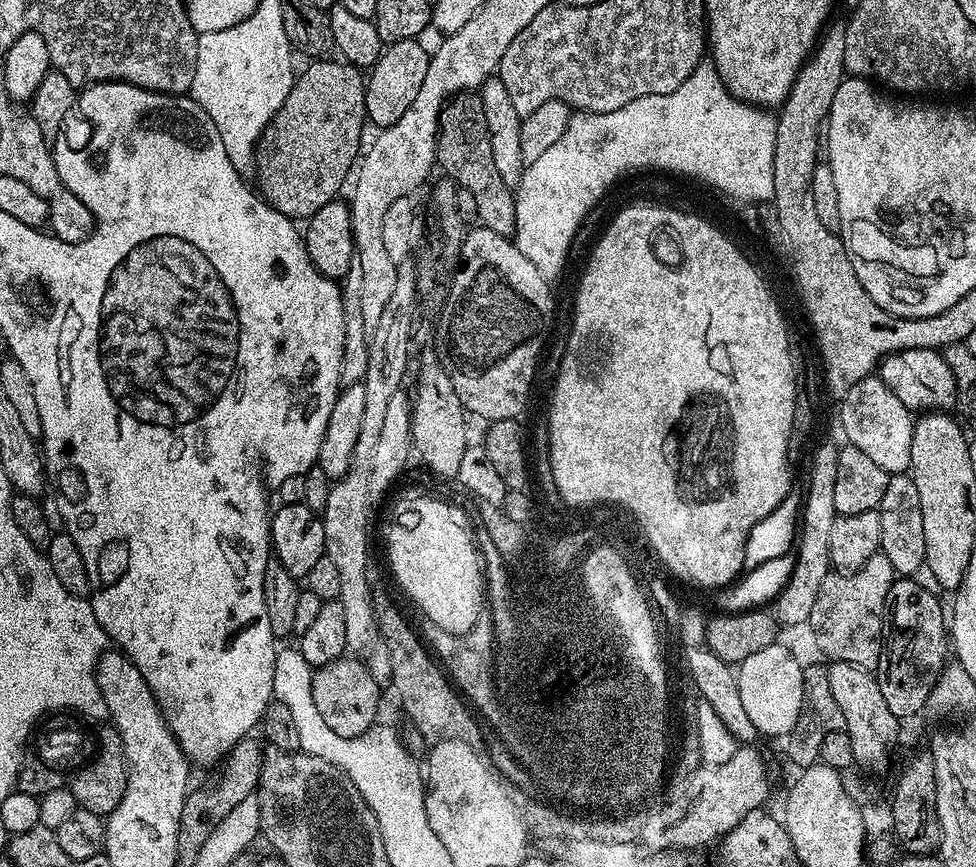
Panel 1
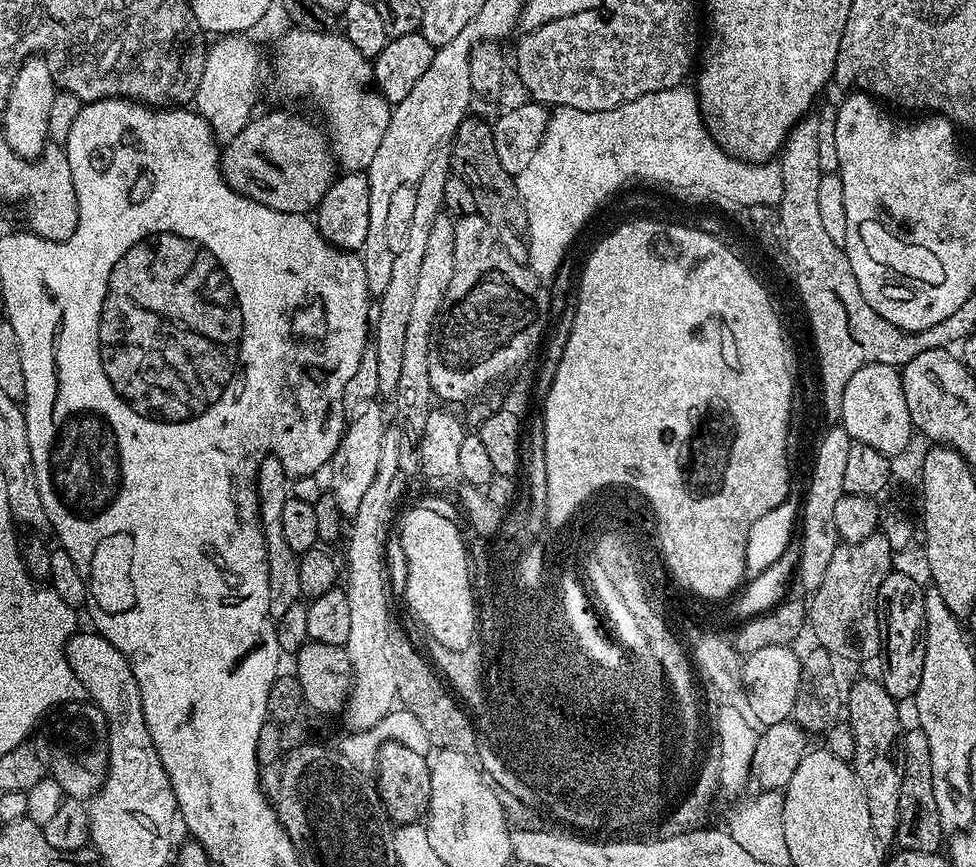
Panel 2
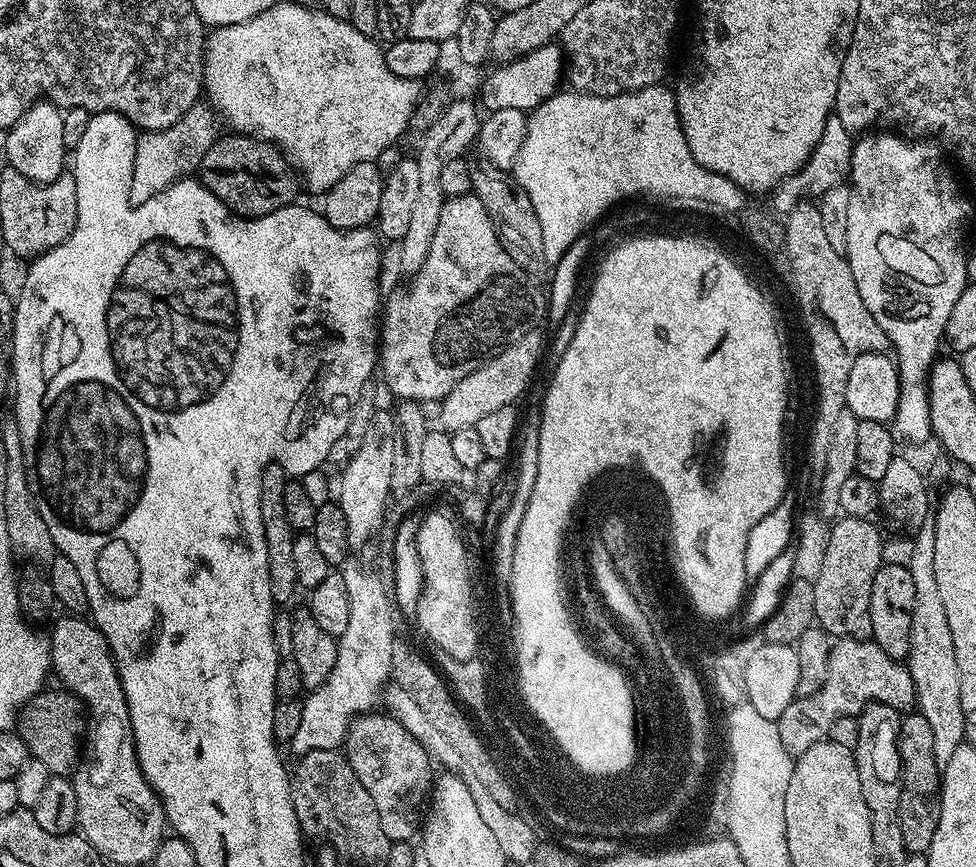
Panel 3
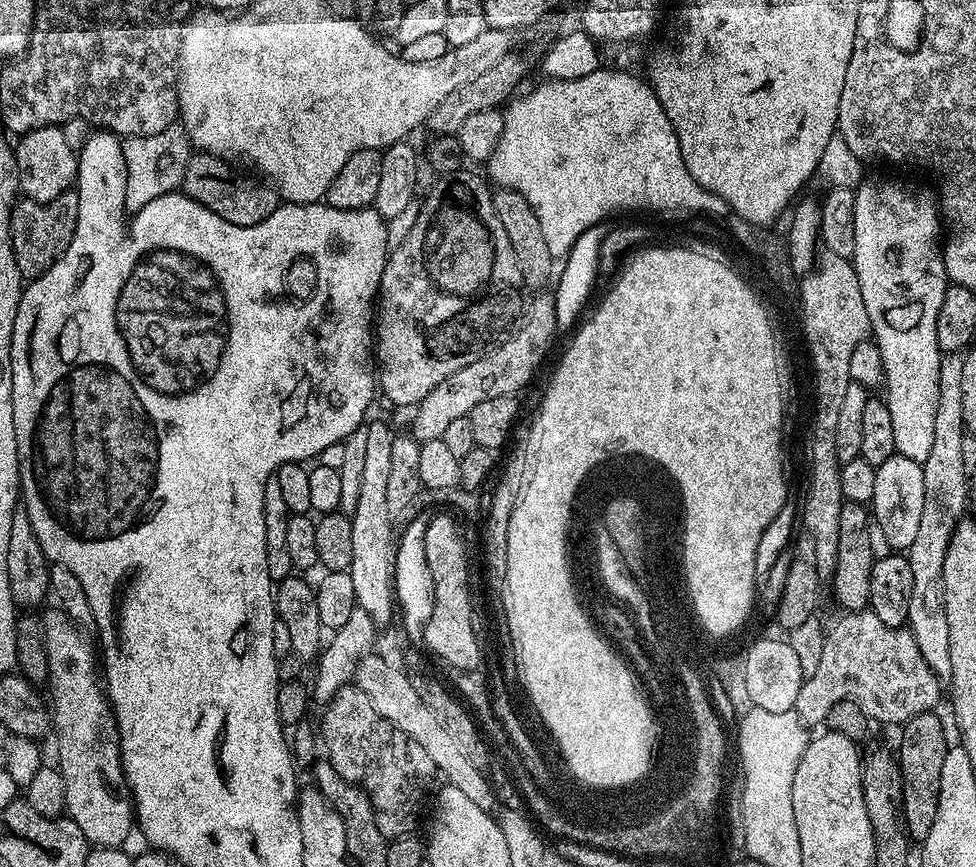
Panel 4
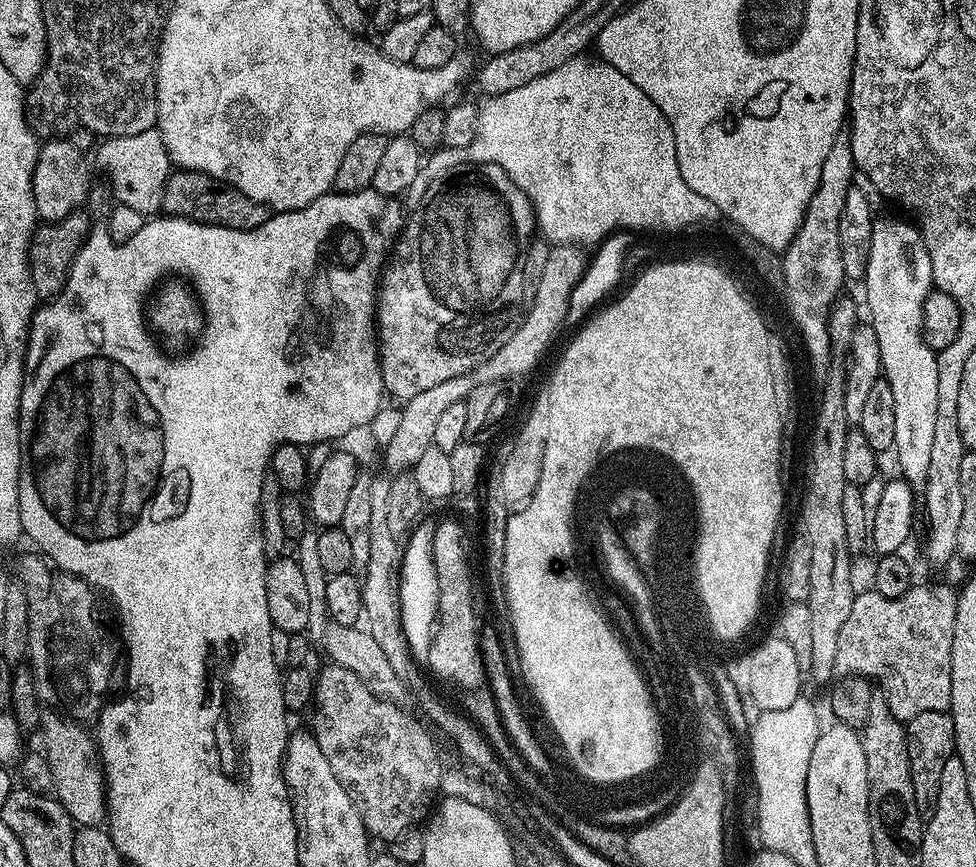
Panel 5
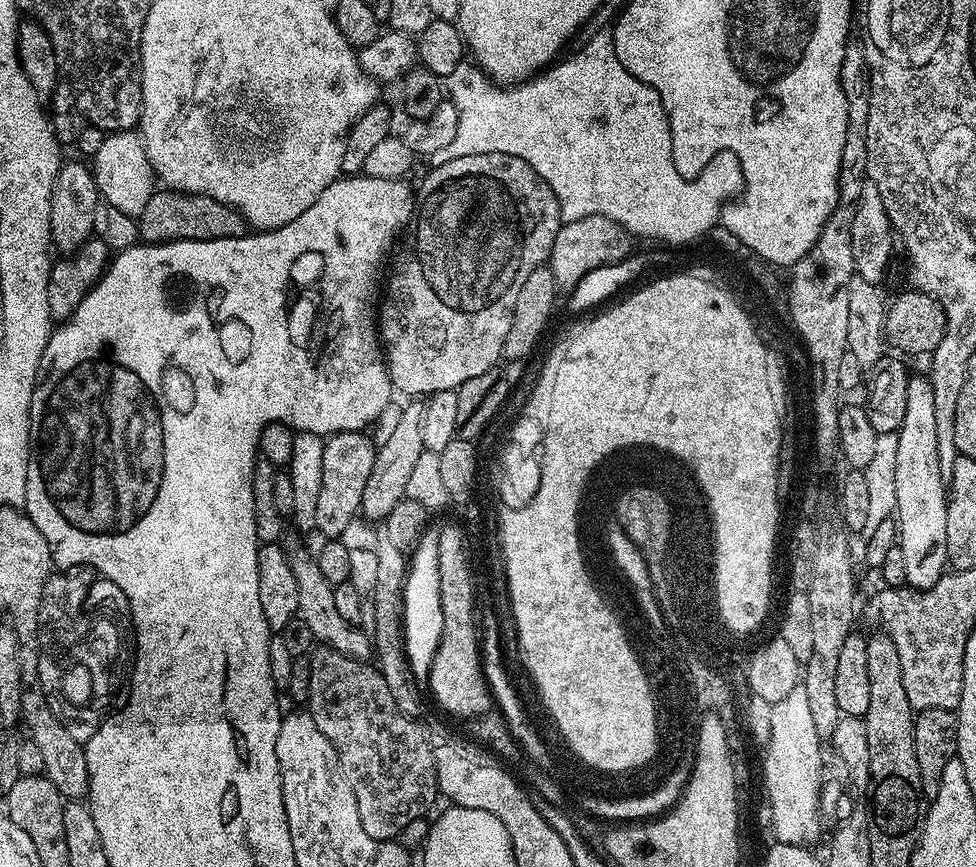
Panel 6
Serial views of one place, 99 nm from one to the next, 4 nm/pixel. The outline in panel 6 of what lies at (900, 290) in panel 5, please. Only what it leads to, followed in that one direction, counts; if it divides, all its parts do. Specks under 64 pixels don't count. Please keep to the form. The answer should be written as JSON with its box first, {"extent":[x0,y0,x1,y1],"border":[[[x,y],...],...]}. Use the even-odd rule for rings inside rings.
{"extent":[894,375,949,590],"border":[[[913,375],[908,381],[906,418],[898,438],[898,462],[894,462],[896,511],[894,521],[898,547],[906,562],[907,587],[923,590],[934,586],[949,567],[946,538],[946,477],[938,462],[938,434],[934,427],[934,390],[927,375]]]}

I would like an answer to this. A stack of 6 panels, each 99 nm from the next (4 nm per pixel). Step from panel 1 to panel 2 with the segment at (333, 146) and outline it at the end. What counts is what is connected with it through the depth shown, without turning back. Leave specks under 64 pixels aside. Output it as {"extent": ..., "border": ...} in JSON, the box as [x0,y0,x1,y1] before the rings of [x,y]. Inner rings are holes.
{"extent":[220,112,337,214],"border":[[[288,112],[253,115],[248,125],[233,140],[223,145],[220,153],[220,173],[233,190],[262,206],[270,206],[270,210],[286,214],[308,214],[315,210],[322,202],[326,190],[332,185],[337,172],[325,129],[321,125],[319,128],[318,125],[303,120],[300,116],[291,116]]]}

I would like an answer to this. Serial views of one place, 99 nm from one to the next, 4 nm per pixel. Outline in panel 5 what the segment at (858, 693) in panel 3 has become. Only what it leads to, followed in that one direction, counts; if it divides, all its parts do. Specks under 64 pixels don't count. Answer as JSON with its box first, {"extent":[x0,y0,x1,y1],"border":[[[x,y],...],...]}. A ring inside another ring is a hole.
{"extent":[834,584,957,722],"border":[[[940,584],[937,588],[913,586],[898,598],[886,598],[874,590],[857,591],[850,606],[850,615],[838,633],[838,654],[834,657],[836,676],[862,676],[878,686],[884,693],[882,699],[892,711],[892,716],[902,722],[914,719],[926,710],[947,712],[951,709],[950,654],[954,638],[957,589]]]}

